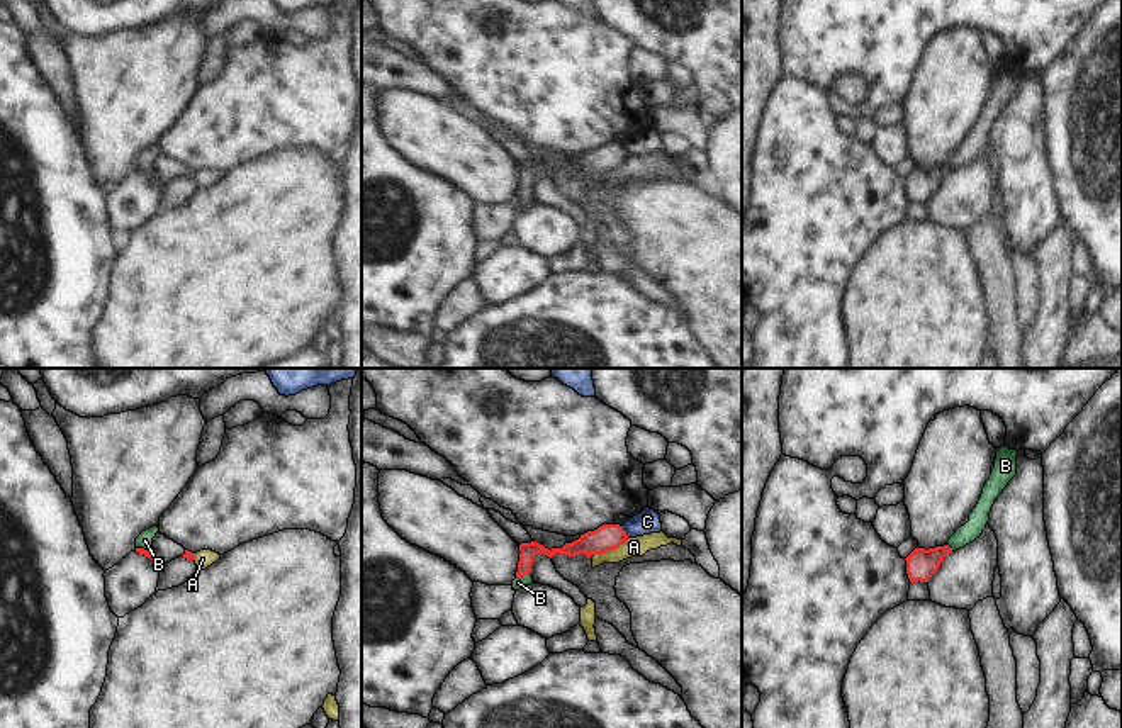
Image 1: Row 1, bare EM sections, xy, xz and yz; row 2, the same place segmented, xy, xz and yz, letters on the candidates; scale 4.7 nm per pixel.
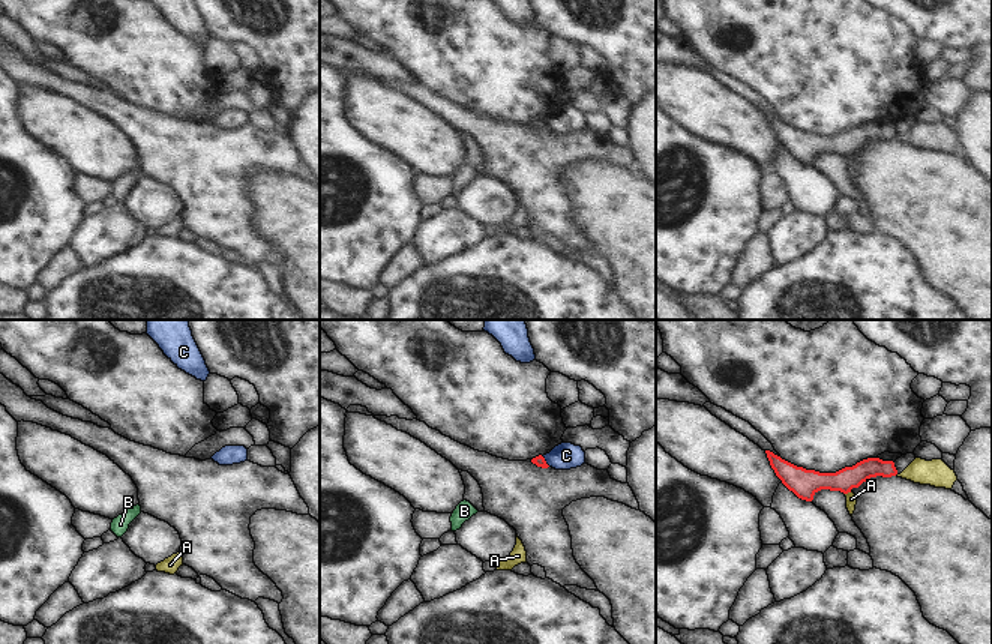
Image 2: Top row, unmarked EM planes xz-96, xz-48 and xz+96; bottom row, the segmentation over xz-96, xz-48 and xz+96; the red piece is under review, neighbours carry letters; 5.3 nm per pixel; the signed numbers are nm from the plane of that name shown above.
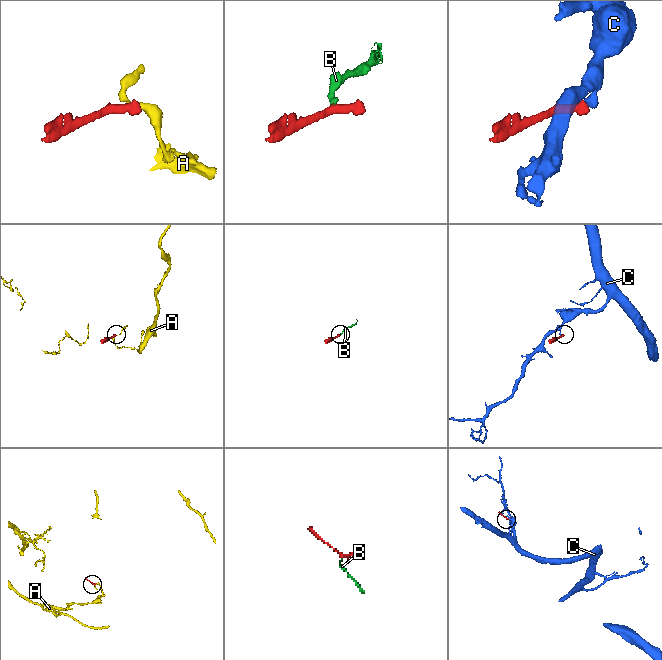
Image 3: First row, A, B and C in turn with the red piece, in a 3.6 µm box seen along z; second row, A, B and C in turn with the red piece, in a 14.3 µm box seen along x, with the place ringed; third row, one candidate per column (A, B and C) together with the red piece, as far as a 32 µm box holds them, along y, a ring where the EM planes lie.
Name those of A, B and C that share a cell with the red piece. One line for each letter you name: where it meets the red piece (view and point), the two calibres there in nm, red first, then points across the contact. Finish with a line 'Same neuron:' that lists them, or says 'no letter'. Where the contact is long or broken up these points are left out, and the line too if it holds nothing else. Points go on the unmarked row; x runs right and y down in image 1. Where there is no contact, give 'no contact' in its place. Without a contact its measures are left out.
B: meets red in xz at (521, 196); 80 nm thick on the red side, 60 nm on the other; runs through xz (528, 170), (521, 196), (518, 202)
Same neuron: B

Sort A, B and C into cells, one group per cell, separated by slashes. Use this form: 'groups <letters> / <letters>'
groups A / B / C

